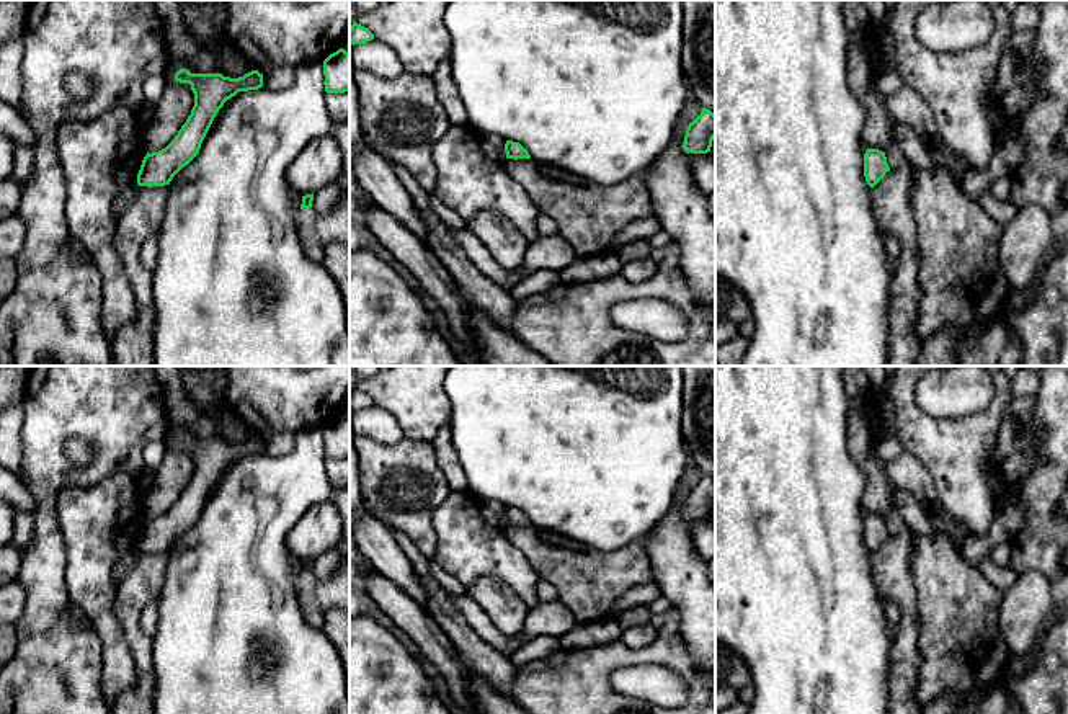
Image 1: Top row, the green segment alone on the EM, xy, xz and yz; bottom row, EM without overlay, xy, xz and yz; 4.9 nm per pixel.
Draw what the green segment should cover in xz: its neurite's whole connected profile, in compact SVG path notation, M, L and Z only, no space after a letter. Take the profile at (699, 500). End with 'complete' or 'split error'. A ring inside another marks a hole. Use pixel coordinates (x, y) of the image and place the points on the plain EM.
M702 474L701 480L689 489L683 508L683 515L691 520L710 518L712 506L715 505L715 480Z; complete

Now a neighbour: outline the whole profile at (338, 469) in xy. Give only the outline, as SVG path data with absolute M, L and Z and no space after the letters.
M349 457L327 459L325 471L336 490L345 490L349 487Z

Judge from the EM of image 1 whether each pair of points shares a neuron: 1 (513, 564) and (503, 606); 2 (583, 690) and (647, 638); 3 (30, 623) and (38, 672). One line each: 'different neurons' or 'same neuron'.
1: different neurons
2: different neurons
3: different neurons

